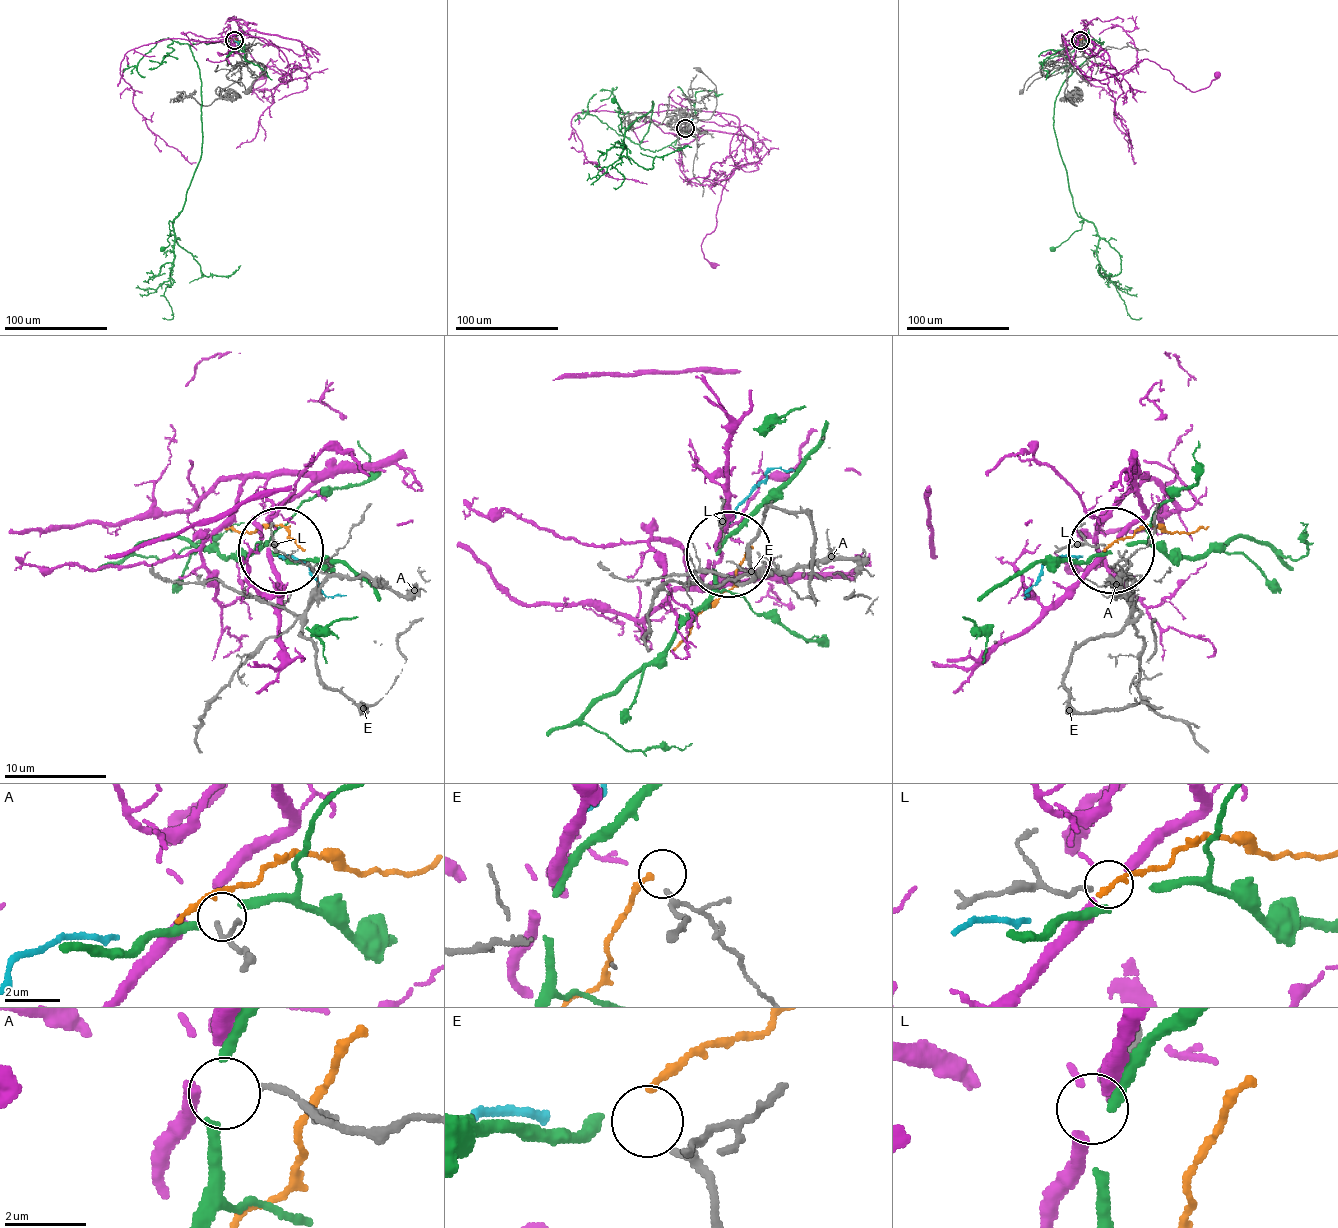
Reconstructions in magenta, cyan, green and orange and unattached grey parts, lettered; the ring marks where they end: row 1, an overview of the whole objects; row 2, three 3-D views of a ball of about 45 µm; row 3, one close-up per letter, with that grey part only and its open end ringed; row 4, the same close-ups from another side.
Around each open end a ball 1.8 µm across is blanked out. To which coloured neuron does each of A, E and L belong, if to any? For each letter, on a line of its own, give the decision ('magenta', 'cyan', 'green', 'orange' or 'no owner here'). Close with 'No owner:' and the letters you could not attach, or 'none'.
A: no owner here
E: orange
L: no owner here
No owner: A, L

